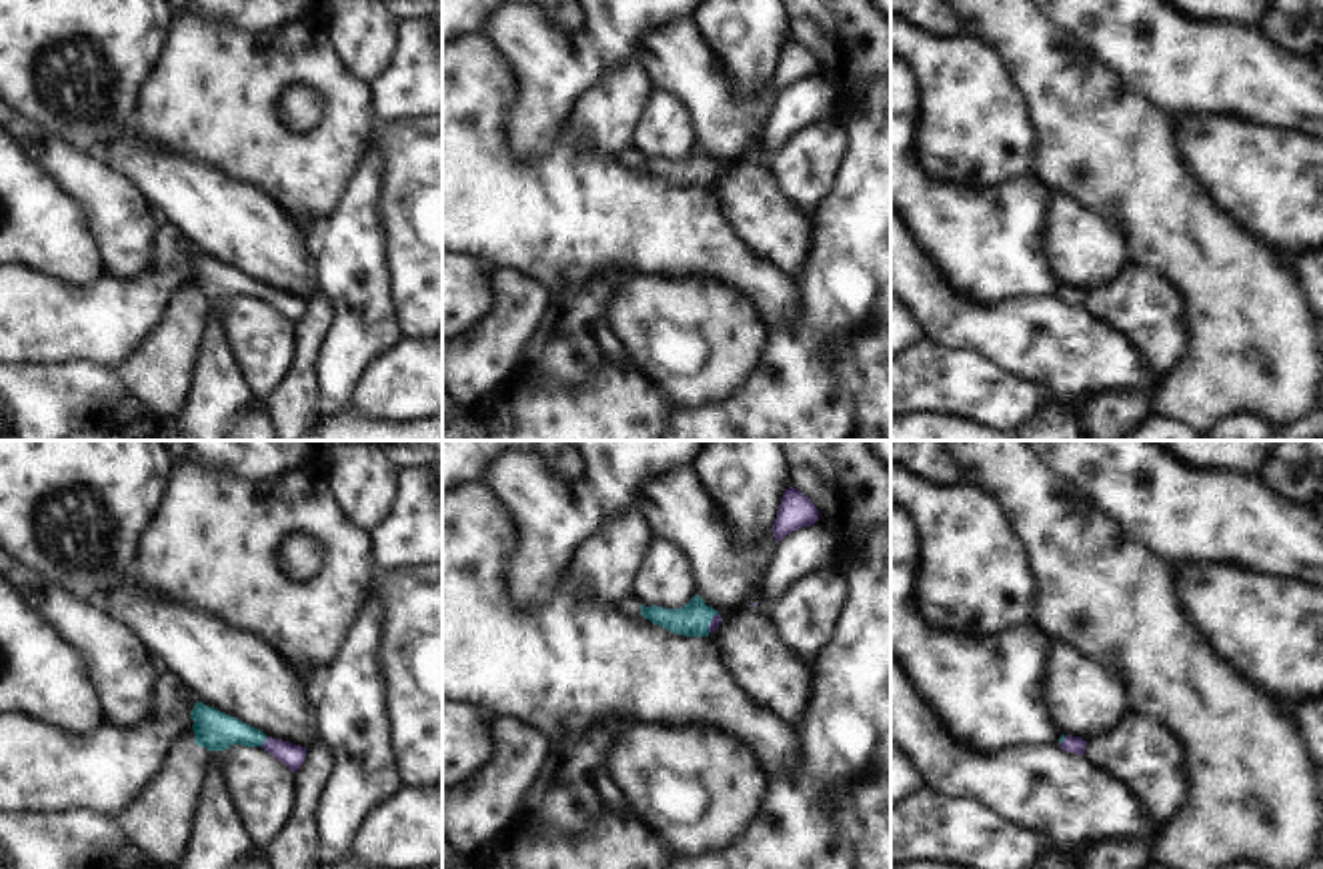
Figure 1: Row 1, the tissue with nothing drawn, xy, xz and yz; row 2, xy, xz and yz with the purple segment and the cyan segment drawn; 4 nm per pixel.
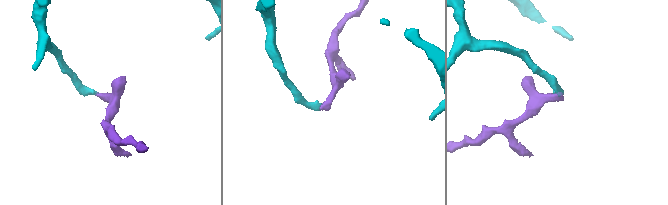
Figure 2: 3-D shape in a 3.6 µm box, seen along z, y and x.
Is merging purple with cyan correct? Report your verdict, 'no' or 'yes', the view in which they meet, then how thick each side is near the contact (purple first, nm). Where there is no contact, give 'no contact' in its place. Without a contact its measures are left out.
yes | xy | 100/160 nm

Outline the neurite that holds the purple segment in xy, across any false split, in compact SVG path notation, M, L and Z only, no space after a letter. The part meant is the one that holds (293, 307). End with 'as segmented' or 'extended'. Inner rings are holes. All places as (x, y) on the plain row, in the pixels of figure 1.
M194 254L190 264L194 276L194 294L208 302L224 302L230 296L262 298L292 324L304 314L306 298L282 290L266 288L262 282L230 268L204 254Z; extended

